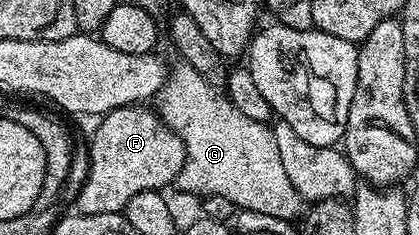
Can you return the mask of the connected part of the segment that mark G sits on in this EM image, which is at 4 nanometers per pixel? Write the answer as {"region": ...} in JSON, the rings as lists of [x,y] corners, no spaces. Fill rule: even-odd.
{"region":[[[183,60],[167,71],[164,86],[154,97],[154,109],[162,121],[172,129],[172,133],[184,145],[184,163],[176,176],[175,189],[185,190],[188,194],[199,196],[226,196],[241,211],[253,210],[268,218],[296,218],[302,214],[302,199],[282,168],[281,157],[275,144],[275,137],[265,123],[250,120],[234,108],[231,100],[217,87],[212,86],[190,64]]]}

